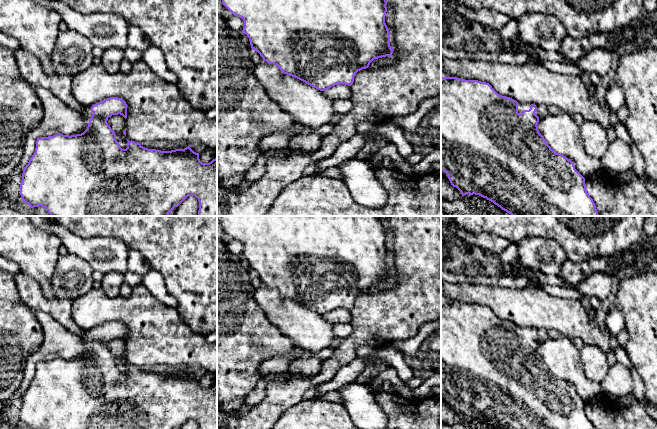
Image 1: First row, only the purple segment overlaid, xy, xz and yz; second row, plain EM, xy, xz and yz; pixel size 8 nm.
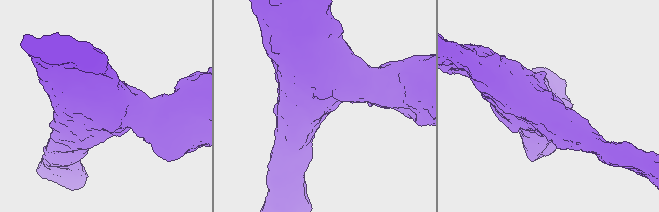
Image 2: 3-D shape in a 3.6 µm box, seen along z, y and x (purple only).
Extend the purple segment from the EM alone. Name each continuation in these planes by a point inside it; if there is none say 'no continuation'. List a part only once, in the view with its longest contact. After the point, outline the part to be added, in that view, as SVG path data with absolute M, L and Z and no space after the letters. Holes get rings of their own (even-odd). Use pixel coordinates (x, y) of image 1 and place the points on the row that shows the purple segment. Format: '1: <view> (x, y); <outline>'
1: yz (521, 106); M518 102L518 113L522 113L524 110L529 110L530 109L529 103L520 103Z

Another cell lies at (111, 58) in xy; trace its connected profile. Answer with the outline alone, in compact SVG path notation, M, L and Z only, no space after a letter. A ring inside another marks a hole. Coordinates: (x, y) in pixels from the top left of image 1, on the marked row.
M107 48L101 55L101 65L109 73L115 73L120 70L120 64L125 58L125 53L119 48Z

